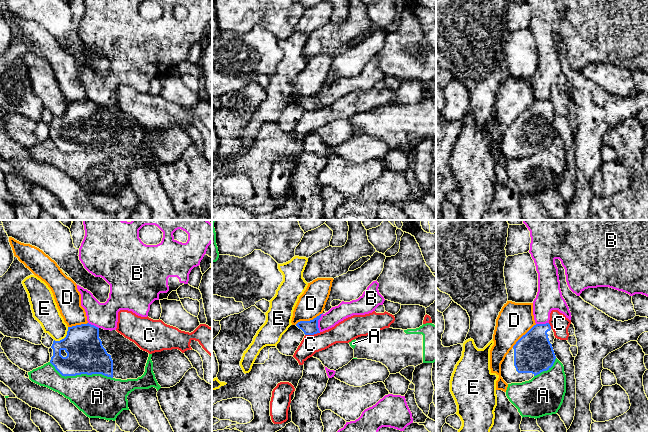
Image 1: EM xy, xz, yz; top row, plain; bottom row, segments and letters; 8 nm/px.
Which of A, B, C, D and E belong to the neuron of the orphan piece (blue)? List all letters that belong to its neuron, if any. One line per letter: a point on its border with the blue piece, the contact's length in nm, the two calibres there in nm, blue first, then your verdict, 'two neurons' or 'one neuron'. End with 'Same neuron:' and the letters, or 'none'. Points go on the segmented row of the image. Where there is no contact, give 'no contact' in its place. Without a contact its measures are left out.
A: meets blue in xy at (81, 373); contact 550 nm long; 300 nm thick on the blue side, 360 nm on the other; two neurons
B: meets blue in xz at (317, 322); contact 150 nm long; 110 nm thick on the blue side, 130 nm on the other; two neurons
C: meets blue in xz at (312, 334); contact 130 nm long; 110 nm thick on the blue side, 170 nm on the other; two neurons
D: meets blue in xz at (308, 321); contact 240 nm long; 110 nm thick on the blue side, 220 nm on the other; two neurons
E: meets blue in xy at (65, 337); contact 160 nm long; 300 nm thick on the blue side, 190 nm on the other; two neurons
Same neuron: none

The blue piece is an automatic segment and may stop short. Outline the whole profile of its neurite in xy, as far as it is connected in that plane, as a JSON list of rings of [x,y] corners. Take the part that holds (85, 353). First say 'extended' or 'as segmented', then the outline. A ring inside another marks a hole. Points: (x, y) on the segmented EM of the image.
extended | [[[89,323],[68,327],[66,337],[60,341],[54,340],[49,353],[50,363],[62,376],[102,374],[121,380],[141,377],[149,357],[148,352],[116,330],[104,330]]]

